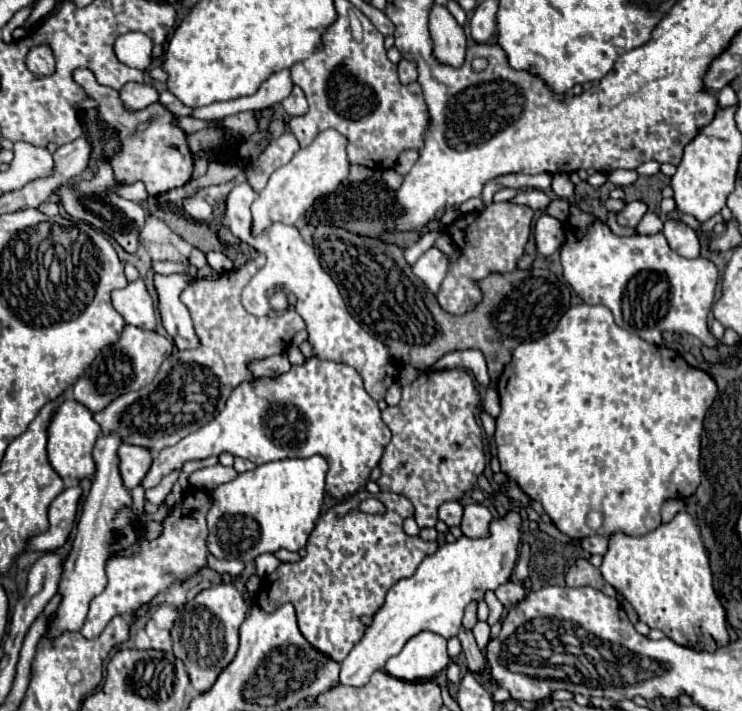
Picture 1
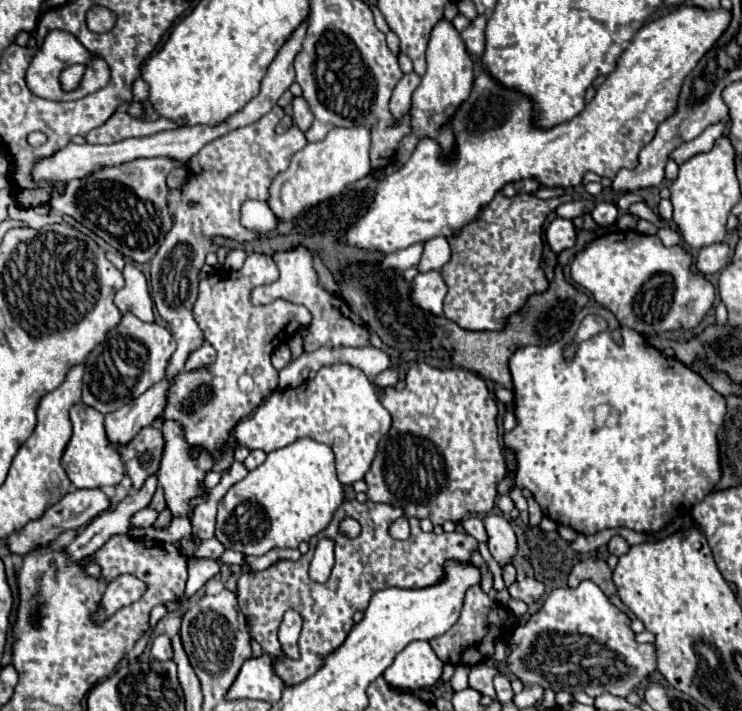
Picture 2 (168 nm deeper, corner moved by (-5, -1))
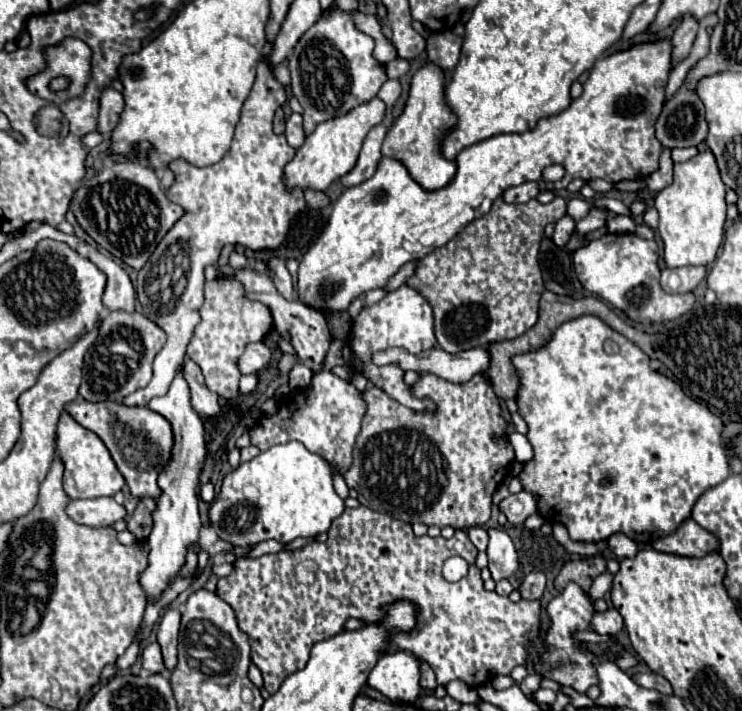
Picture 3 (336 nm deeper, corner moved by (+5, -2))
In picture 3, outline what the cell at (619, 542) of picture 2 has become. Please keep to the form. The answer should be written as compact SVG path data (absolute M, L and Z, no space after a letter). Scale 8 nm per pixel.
M614 534L614 536L610 536L610 538L608 538L608 550L610 550L614 556L618 556L618 558L632 558L632 556L638 552L636 544L634 544L628 536L624 536L624 534Z

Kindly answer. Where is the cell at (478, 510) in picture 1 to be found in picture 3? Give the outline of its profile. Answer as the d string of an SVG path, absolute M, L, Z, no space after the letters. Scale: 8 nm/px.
M488 528L488 570L492 578L500 582L502 578L510 578L518 568L518 554L510 540L510 536L502 528Z

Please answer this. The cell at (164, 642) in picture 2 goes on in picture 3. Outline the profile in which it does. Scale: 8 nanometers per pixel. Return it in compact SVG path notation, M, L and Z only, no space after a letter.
M152 642L148 646L144 646L142 650L142 666L148 670L148 672L160 672L164 676L168 676L168 672L164 672L164 664L162 664L162 654L160 654L160 646L158 642Z

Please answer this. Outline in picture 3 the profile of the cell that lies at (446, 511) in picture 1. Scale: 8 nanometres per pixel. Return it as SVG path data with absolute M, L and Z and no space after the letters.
M474 526L474 528L468 528L466 534L468 534L470 542L472 542L478 550L486 550L486 544L488 544L486 528L482 528L482 526Z

